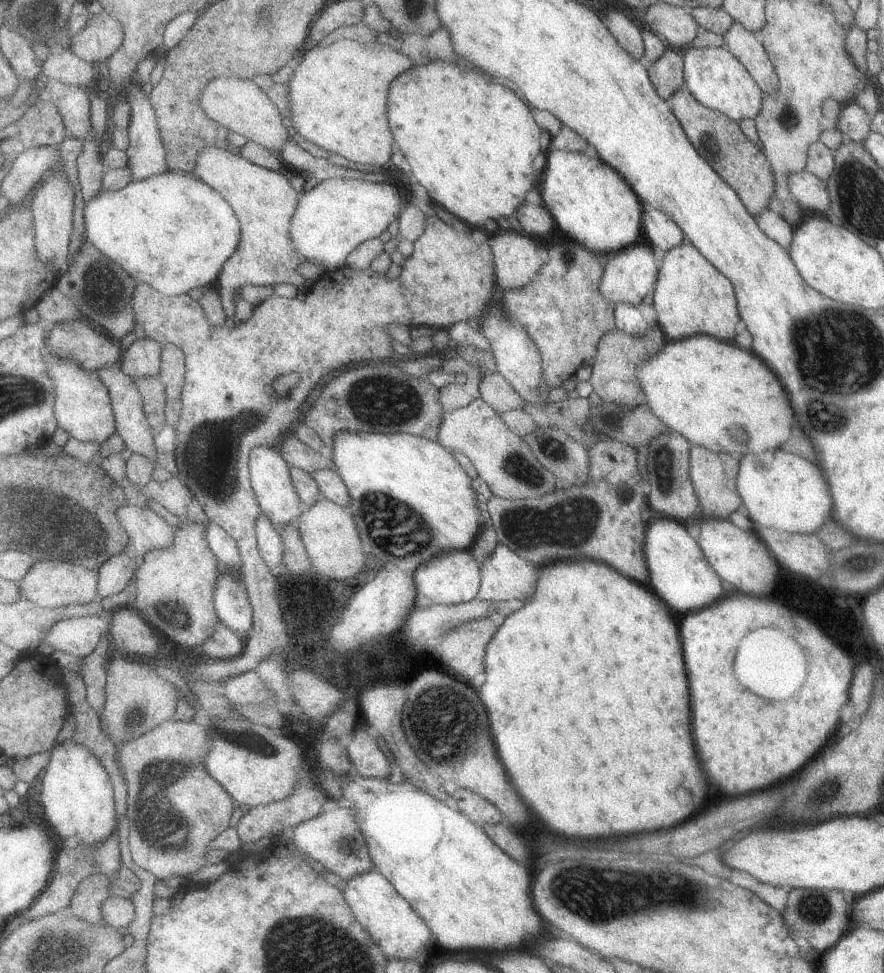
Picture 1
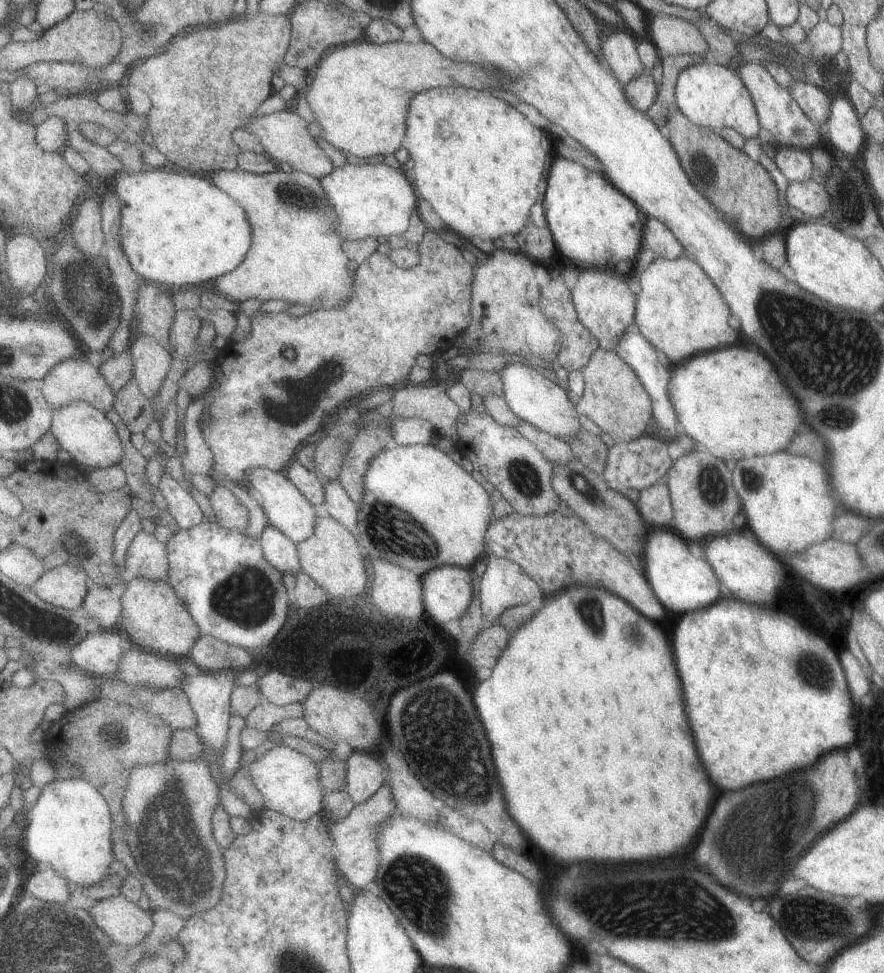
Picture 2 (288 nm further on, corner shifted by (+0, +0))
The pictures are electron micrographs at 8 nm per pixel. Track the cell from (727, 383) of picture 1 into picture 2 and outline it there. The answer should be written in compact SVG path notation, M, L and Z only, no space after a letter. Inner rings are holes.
M749 344L705 352L685 360L679 366L671 366L669 400L675 408L681 432L699 442L705 452L723 462L737 462L743 458L761 458L775 452L785 452L791 444L791 438L799 434L799 426L803 424L803 412L789 388L775 372L775 366L753 346L749 348Z

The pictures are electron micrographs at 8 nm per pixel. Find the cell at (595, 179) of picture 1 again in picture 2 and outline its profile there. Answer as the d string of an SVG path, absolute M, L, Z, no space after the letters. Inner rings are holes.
M555 156L555 164L547 176L547 192L543 200L545 208L545 220L555 236L559 254L567 256L581 268L605 268L605 270L623 270L631 264L635 264L637 256L645 248L645 230L649 224L649 216L643 214L639 204L631 196L627 196L623 190L619 190L613 182L607 180L607 176L601 176L599 172L593 172L591 168L577 164L573 160Z

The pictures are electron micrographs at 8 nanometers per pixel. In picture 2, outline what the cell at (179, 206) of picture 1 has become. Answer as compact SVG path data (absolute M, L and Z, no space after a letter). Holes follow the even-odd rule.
M147 168L143 172L125 170L117 176L117 194L121 196L123 206L123 248L135 266L135 270L153 284L163 286L179 286L187 288L197 282L217 280L235 272L251 254L255 244L255 232L251 218L243 204L239 204L231 194L223 192L223 188L193 176L187 170L167 172L163 168L153 170Z

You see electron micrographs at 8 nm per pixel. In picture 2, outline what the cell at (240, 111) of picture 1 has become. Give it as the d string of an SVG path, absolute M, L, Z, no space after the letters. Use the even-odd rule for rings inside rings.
M275 112L275 114L269 114L269 116L251 116L245 126L243 126L247 132L251 132L263 146L265 154L271 156L275 162L287 162L293 170L299 170L299 172L307 172L319 180L323 180L325 176L331 176L337 168L333 166L331 158L325 154L325 150L317 144L315 136L313 136L313 130L311 130L311 124L301 118L299 114L295 112Z

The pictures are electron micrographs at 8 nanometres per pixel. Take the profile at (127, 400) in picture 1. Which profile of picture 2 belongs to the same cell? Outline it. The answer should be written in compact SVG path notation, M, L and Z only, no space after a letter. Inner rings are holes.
M73 356L69 360L65 360L63 364L57 364L53 368L53 372L41 380L41 390L43 394L47 396L47 400L53 404L53 408L67 408L75 402L87 402L87 404L93 404L95 408L103 410L105 414L115 410L115 398L117 398L117 392L113 390L113 386L105 380L105 376L101 374L99 368L95 368L93 364L87 362L85 356Z

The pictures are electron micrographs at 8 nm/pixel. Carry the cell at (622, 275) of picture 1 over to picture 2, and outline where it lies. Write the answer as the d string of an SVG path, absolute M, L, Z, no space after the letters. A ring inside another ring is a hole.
M625 268L623 270L581 270L581 278L577 286L573 288L573 300L579 312L579 320L599 338L601 350L617 352L623 336L635 328L635 314L637 314L637 302L633 298L633 292L627 284Z

